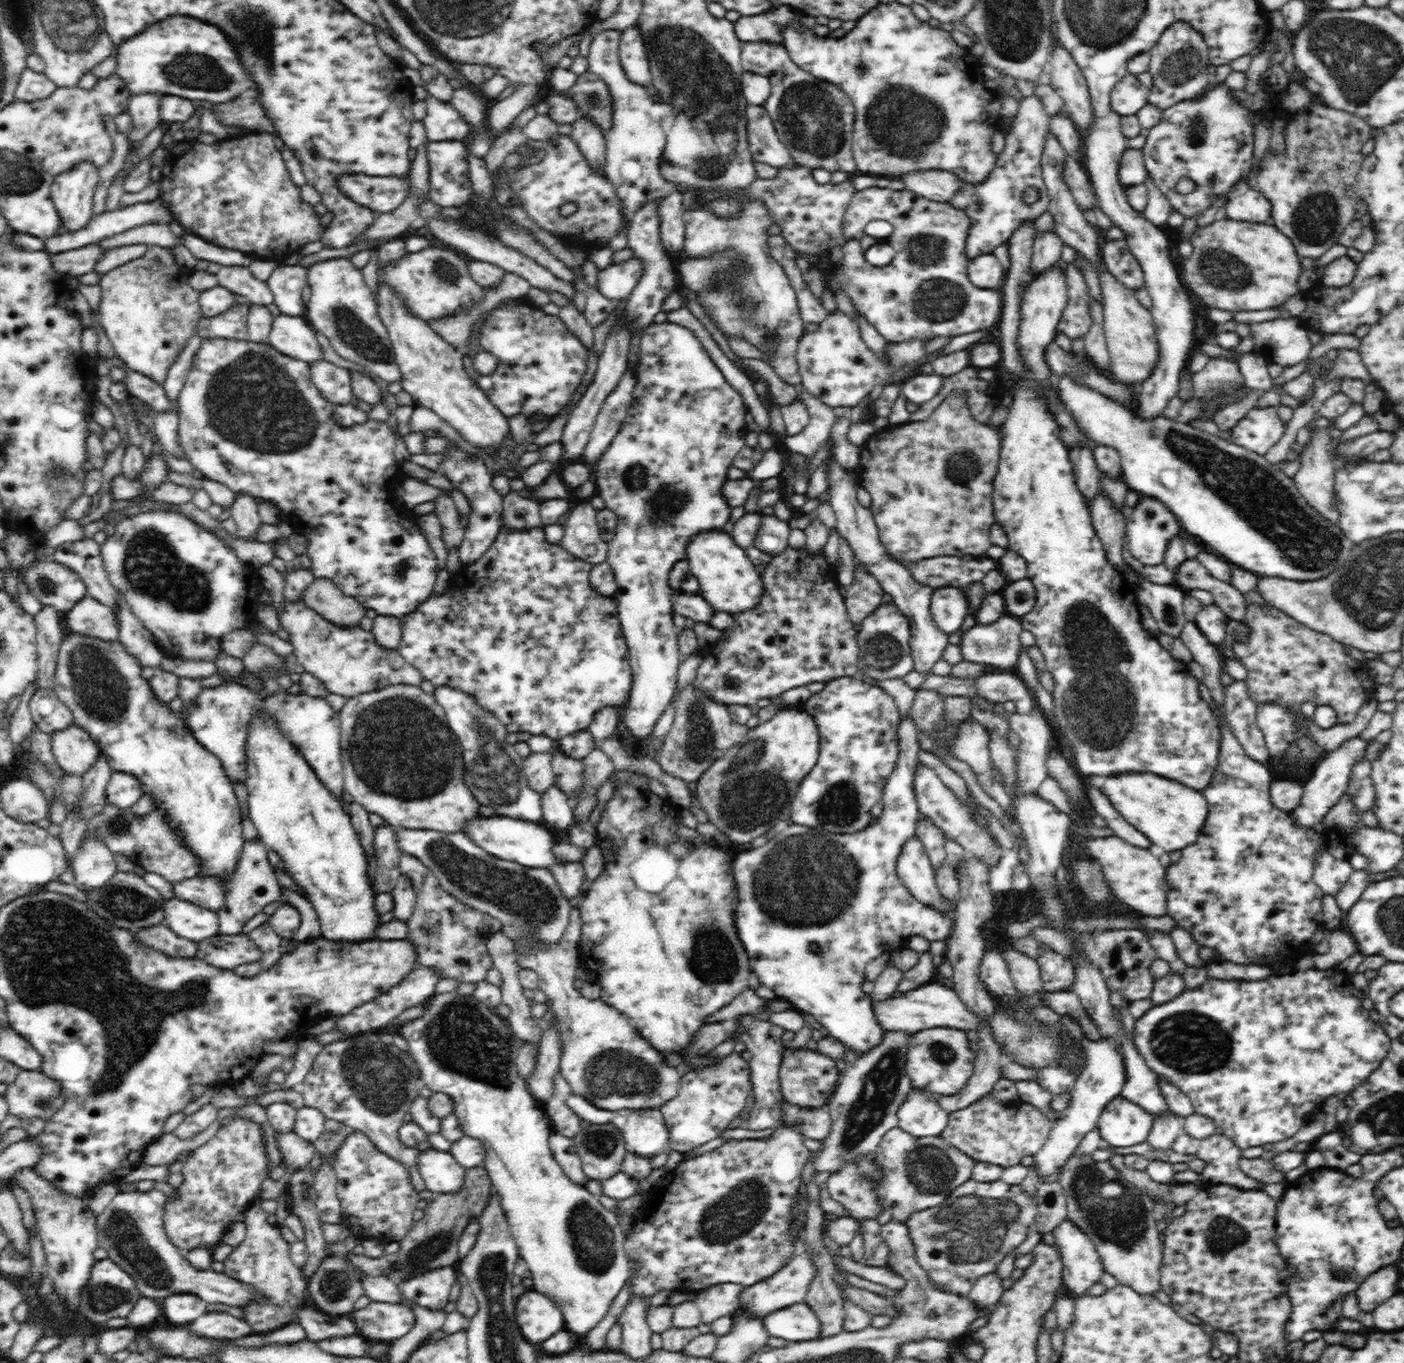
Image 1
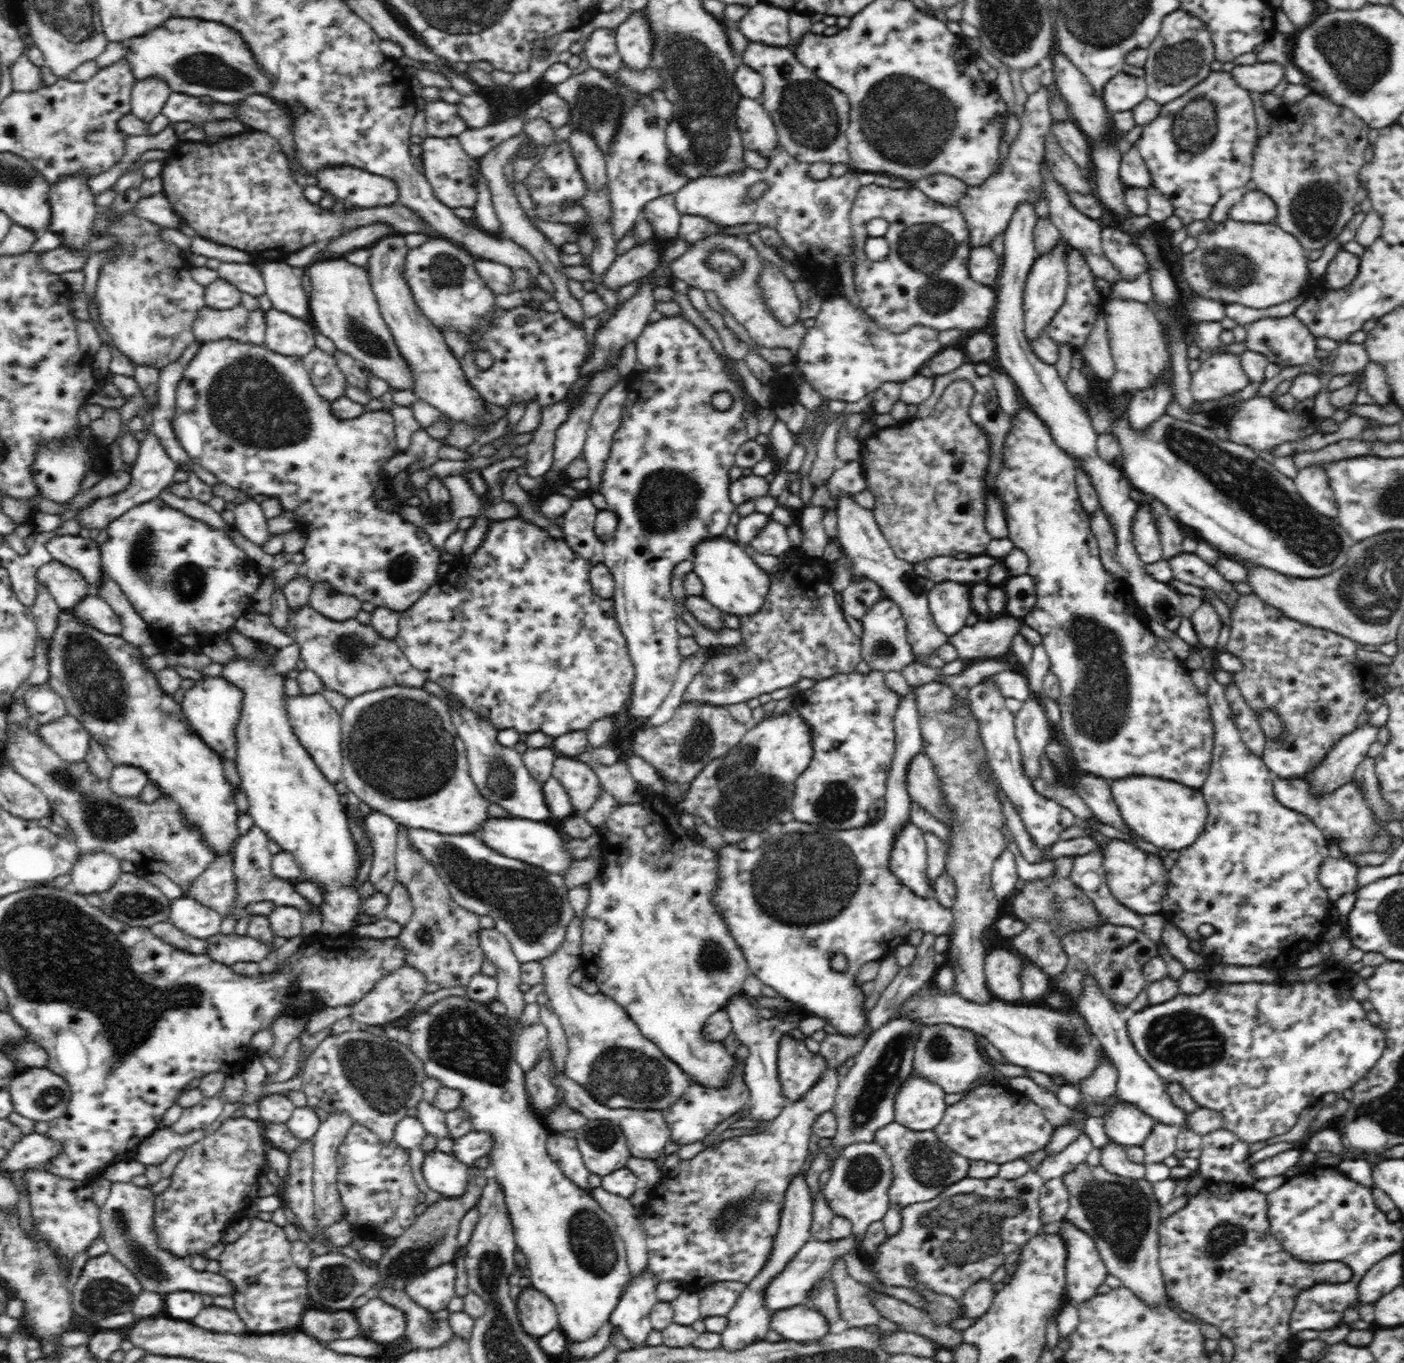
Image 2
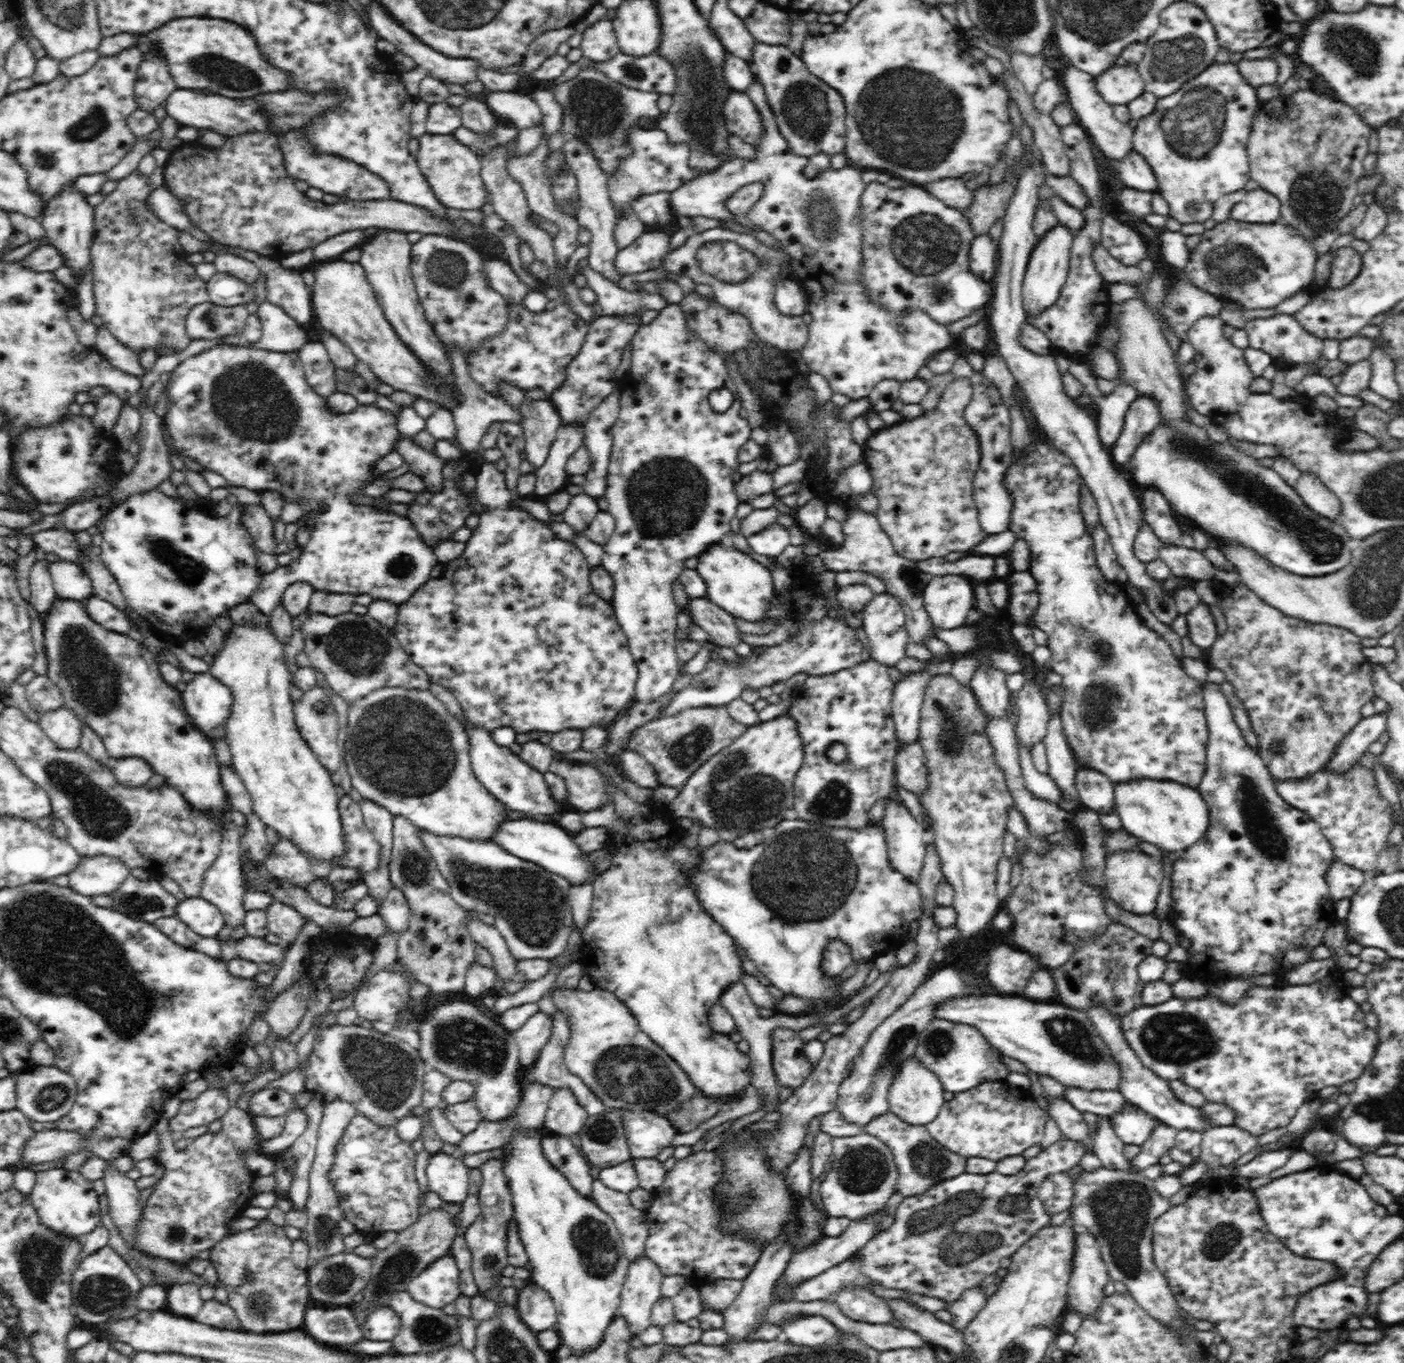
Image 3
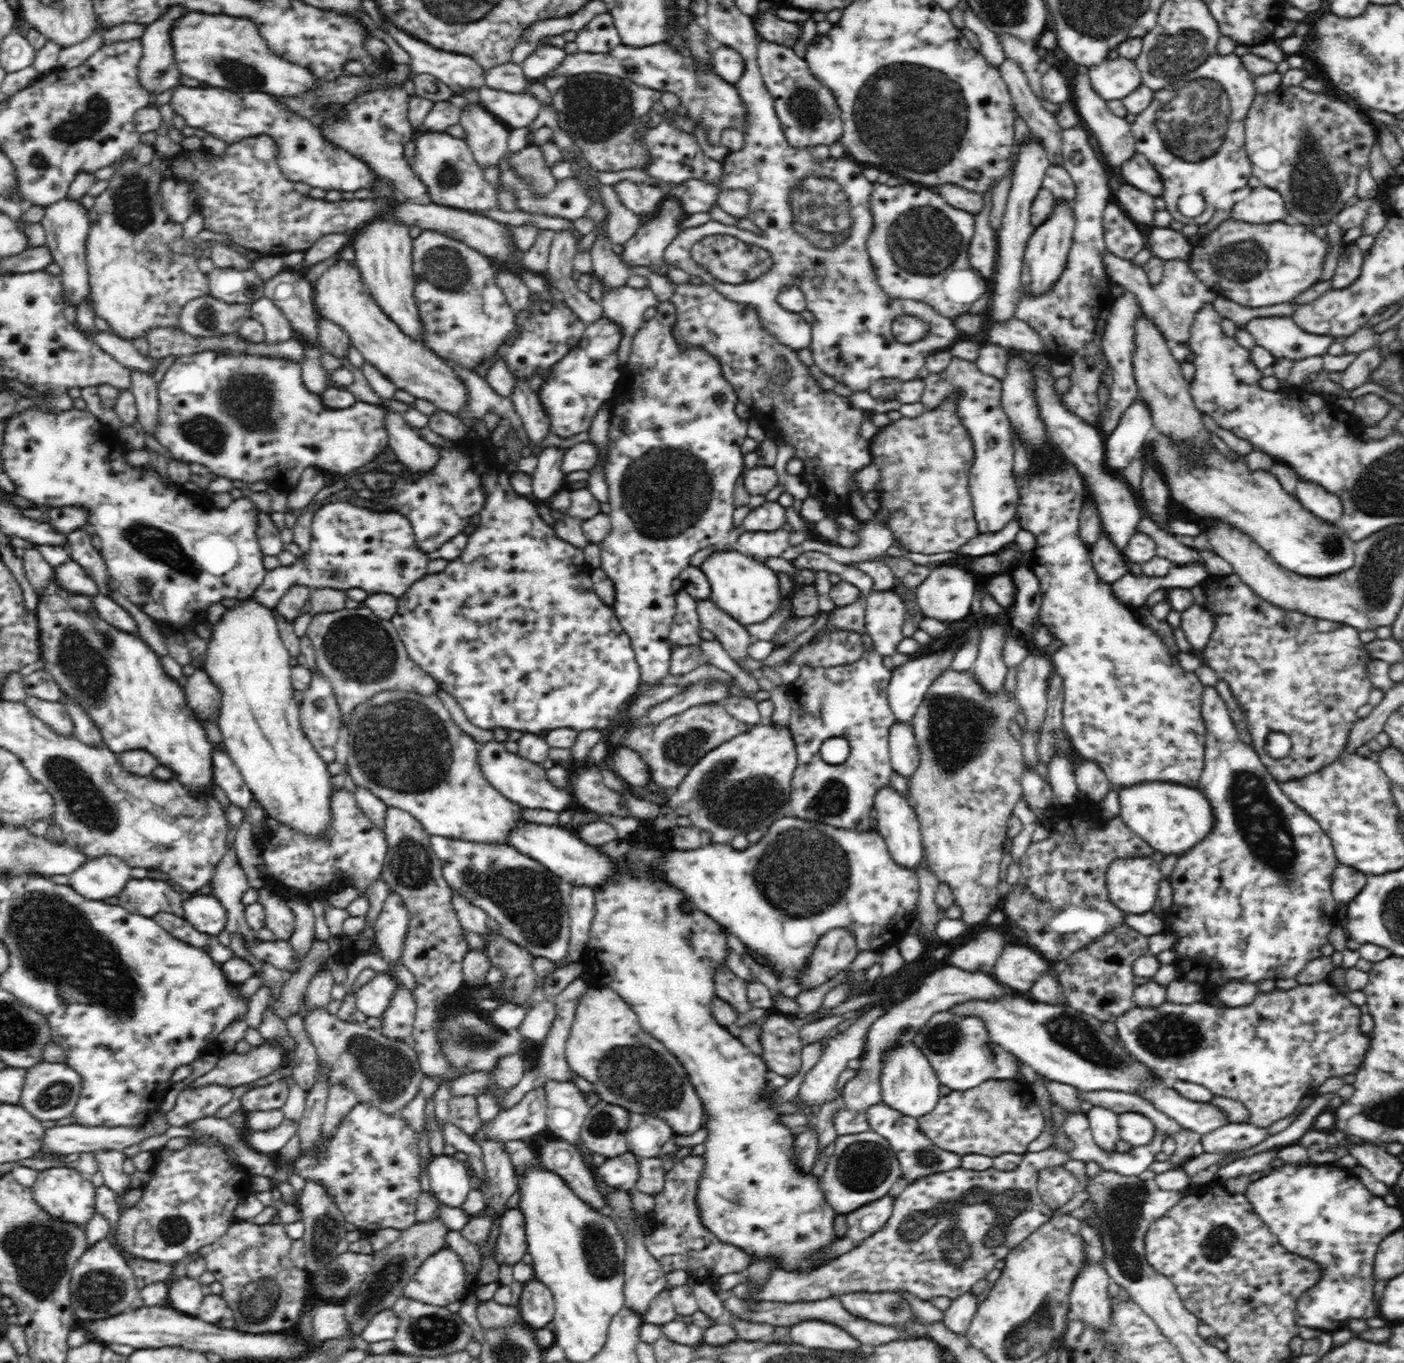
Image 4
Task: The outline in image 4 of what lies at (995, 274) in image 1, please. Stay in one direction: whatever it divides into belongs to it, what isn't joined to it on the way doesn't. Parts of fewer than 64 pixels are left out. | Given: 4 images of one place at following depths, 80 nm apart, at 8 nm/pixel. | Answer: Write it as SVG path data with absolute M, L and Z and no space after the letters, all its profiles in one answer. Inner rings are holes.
M990 207L975 215L975 232L968 248L970 267L986 280L991 280L997 266L997 232L990 227Z

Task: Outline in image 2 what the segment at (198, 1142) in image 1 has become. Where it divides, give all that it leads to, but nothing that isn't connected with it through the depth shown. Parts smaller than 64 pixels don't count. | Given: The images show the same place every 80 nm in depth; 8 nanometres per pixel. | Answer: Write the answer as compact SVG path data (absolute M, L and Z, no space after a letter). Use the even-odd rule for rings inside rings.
M162 1127L156 1132L152 1132L144 1142L140 1142L131 1155L138 1162L147 1165L160 1165L162 1162L178 1148L185 1149L186 1146L192 1146L200 1142L202 1138L209 1135L205 1129L193 1130L188 1134L178 1134L170 1127Z

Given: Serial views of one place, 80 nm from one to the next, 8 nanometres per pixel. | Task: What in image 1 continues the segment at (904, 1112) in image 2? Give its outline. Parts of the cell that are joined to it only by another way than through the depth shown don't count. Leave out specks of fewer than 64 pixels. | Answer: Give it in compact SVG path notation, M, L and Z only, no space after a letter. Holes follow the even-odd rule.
M912 1087L898 1108L898 1126L916 1138L939 1136L948 1124L948 1112L940 1105L939 1094Z

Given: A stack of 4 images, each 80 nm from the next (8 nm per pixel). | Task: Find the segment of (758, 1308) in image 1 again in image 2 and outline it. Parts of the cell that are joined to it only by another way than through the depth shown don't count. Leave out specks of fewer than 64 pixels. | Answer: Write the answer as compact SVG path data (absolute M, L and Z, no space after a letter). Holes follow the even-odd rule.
M856 1236L830 1243L810 1240L804 1244L800 1251L792 1257L788 1264L765 1286L766 1309L774 1314L776 1311L788 1309L807 1302L806 1291L814 1282L818 1282L823 1274L828 1274L836 1258L840 1258L850 1251L861 1252L864 1250L863 1242Z

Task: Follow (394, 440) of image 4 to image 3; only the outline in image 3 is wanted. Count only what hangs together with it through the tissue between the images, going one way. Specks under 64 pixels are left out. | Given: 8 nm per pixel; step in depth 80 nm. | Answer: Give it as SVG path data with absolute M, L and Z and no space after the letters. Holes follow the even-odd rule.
M398 434L393 450L401 454L404 463L410 468L409 472L422 477L426 489L432 492L443 490L441 457L422 449L411 438L401 438L401 434Z

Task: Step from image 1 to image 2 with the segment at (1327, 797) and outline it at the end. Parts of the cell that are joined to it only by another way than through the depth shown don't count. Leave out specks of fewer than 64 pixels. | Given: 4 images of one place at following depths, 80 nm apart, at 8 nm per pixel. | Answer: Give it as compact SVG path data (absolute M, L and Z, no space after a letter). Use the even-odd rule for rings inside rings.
M1367 722L1363 727L1340 738L1325 761L1306 777L1314 791L1329 793L1342 783L1352 780L1356 776L1355 771L1367 762L1368 748L1377 742L1381 729Z

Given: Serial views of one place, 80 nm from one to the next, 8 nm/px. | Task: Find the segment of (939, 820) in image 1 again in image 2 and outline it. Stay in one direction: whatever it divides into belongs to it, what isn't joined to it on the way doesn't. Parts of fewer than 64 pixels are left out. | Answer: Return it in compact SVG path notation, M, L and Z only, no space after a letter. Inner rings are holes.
M919 752L908 762L903 782L913 802L917 802L936 820L945 817L945 812L939 808L939 781L931 761L924 752Z

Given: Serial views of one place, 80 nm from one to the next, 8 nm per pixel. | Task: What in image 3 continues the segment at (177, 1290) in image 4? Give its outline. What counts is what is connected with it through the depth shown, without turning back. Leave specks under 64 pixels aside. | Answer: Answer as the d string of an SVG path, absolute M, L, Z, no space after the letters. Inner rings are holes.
M176 1284L167 1289L165 1308L178 1317L193 1319L202 1309L204 1301L200 1297L200 1287L195 1284Z

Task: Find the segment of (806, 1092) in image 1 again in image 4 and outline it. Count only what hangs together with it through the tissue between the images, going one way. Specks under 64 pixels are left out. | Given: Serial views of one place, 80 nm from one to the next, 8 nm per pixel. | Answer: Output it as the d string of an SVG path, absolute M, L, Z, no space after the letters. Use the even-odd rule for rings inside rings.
M770 1011L760 1026L759 1054L770 1072L792 1078L801 1066L803 1048L799 1027L789 1021L789 1016Z

